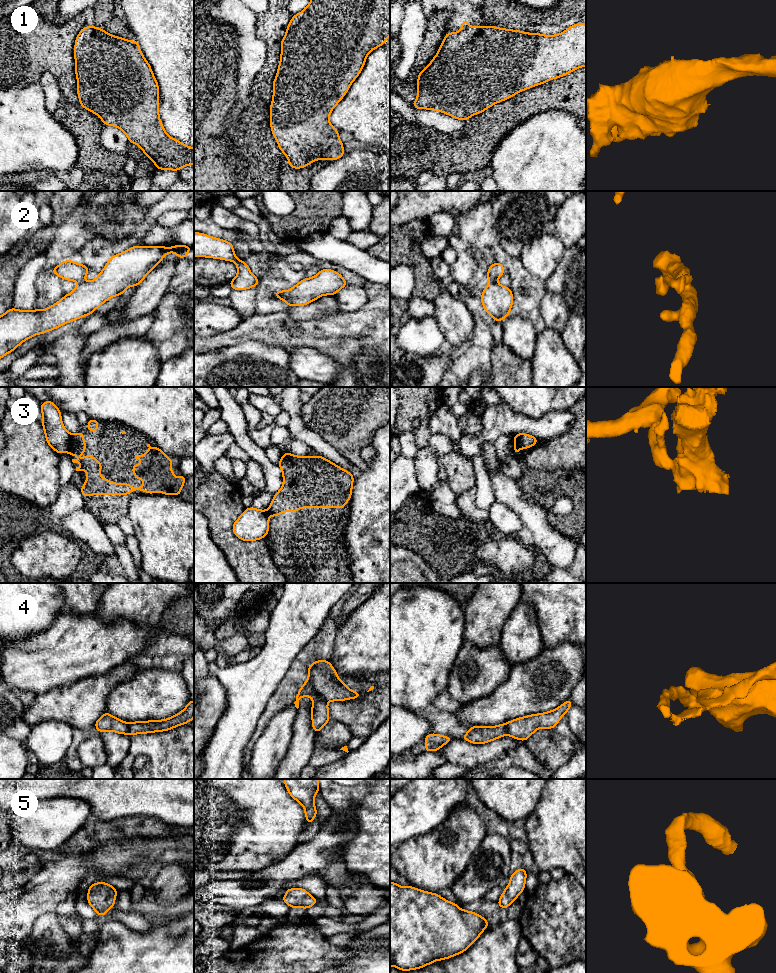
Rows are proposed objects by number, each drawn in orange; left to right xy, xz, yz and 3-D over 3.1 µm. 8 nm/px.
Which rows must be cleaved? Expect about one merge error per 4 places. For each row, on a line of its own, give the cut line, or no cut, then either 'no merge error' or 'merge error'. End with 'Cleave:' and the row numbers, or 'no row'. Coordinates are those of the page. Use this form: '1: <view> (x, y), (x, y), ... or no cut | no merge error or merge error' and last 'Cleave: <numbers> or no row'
1: no cut | no merge error
2: yz (496, 280), (490, 282) | merge error
3: xy (71, 435), (71, 446), (68, 451) | merge error
4: xz (308, 679), (313, 689), (326, 702) | merge error
5: no cut | no merge error
Cleave: 2, 3, 4

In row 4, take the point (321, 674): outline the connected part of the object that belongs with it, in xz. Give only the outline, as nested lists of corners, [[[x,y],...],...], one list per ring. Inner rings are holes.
[[[317,660],[307,669],[308,680],[324,701],[343,701],[361,696],[361,692],[352,691],[340,680],[329,661]]]

